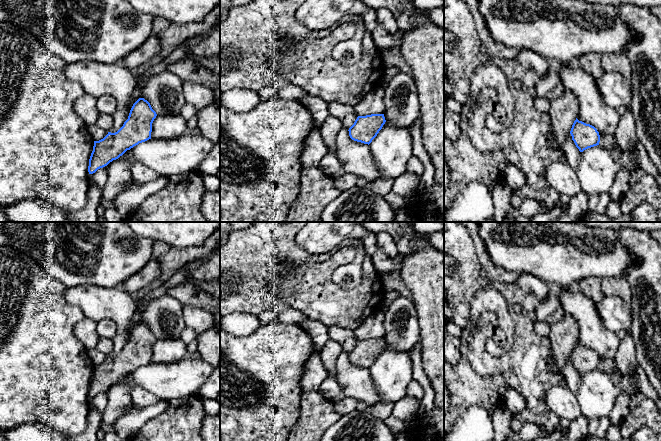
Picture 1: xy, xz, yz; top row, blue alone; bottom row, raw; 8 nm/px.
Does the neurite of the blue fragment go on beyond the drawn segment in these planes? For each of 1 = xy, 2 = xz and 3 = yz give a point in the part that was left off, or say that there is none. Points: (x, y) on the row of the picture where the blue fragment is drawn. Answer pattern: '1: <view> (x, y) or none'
1: none
2: none
3: none

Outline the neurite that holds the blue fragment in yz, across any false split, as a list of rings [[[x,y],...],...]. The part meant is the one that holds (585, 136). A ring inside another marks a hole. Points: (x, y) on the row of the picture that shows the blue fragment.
[[[577,118],[572,125],[570,134],[580,152],[597,146],[600,142],[600,135],[597,129],[590,124],[579,121]]]

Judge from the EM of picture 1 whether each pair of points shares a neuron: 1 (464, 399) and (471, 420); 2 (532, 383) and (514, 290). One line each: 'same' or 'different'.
1: different
2: same

